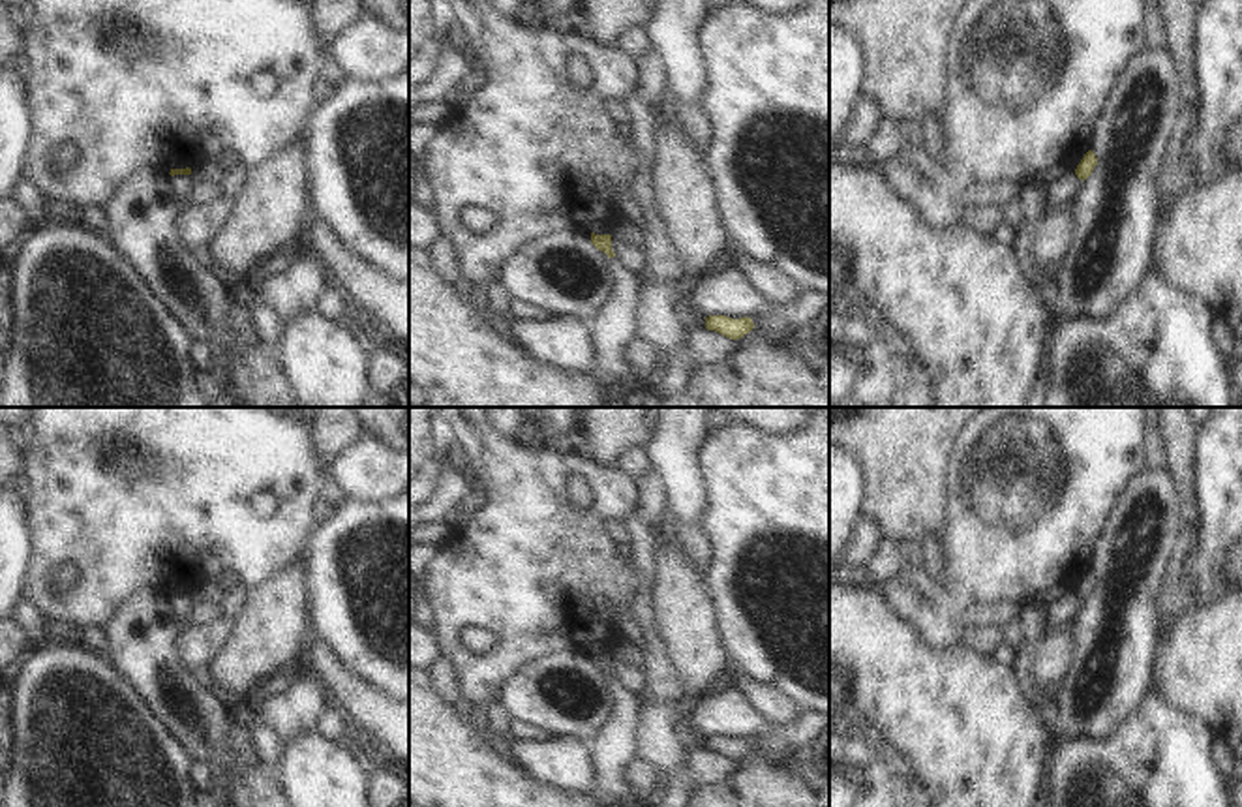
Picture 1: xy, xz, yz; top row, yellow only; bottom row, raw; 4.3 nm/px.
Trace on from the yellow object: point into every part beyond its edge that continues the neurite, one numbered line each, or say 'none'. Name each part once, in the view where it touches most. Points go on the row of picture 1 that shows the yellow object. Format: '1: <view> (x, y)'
none

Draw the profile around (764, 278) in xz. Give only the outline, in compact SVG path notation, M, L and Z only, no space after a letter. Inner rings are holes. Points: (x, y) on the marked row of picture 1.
M728 251L722 265L735 266L769 304L795 300L801 287L782 280L775 266Z

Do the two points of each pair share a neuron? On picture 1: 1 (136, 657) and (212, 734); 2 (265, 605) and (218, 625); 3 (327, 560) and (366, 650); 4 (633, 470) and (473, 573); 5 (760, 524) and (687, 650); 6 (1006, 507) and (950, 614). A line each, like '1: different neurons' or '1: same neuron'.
1: same neuron
2: different neurons
3: same neuron
4: different neurons
5: different neurons
6: same neuron

